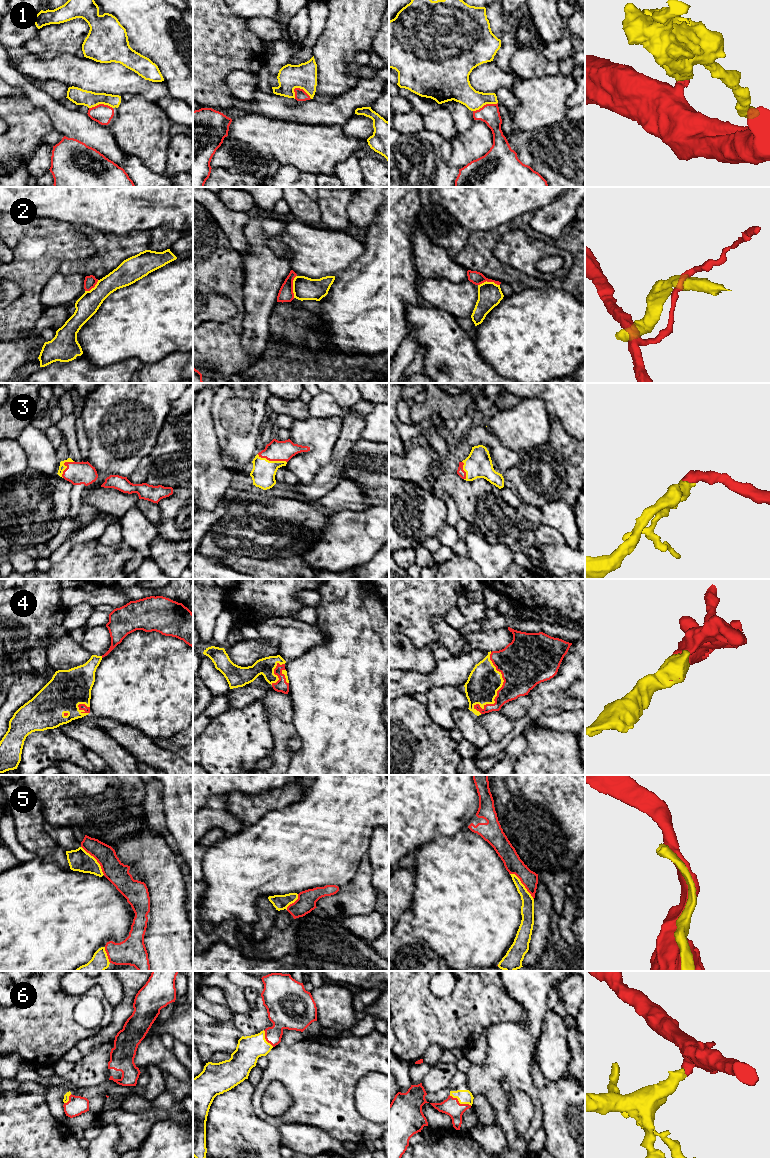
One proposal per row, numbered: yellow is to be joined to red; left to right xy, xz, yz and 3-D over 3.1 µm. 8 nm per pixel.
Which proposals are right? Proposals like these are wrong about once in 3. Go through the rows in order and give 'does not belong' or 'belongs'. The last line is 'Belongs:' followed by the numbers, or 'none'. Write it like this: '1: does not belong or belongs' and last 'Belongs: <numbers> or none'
1: does not belong
2: does not belong
3: belongs
4: belongs
5: does not belong
6: belongs
Belongs: 3, 4, 6

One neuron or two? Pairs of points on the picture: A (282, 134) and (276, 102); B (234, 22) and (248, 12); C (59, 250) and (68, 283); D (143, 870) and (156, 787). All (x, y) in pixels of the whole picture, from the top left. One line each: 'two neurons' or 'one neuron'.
A: two neurons
B: two neurons
C: two neurons
D: two neurons

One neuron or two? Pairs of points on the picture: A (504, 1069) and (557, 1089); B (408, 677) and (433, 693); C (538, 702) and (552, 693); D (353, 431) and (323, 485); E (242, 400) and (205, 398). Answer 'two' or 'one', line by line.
A: two
B: two
C: one
D: one
E: two

